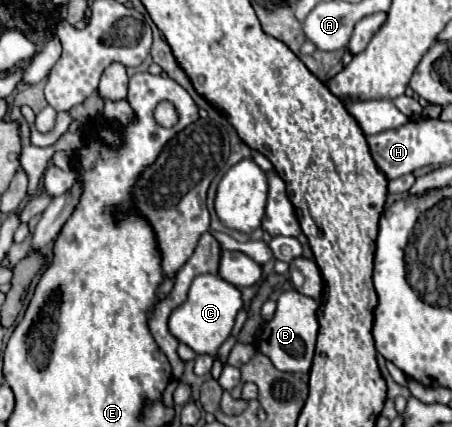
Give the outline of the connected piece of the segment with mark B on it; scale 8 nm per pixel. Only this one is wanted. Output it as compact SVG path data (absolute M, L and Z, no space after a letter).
M290 289L278 297L276 313L270 321L262 325L256 347L272 361L276 369L288 373L308 373L312 367L316 335L318 335L318 303L312 297L306 297L296 289Z

